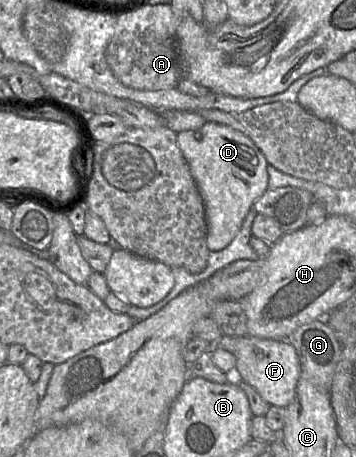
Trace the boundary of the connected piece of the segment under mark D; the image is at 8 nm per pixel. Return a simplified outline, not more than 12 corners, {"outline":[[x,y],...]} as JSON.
{"outline":[[213,122],[177,133],[210,252],[268,189],[268,162]]}

